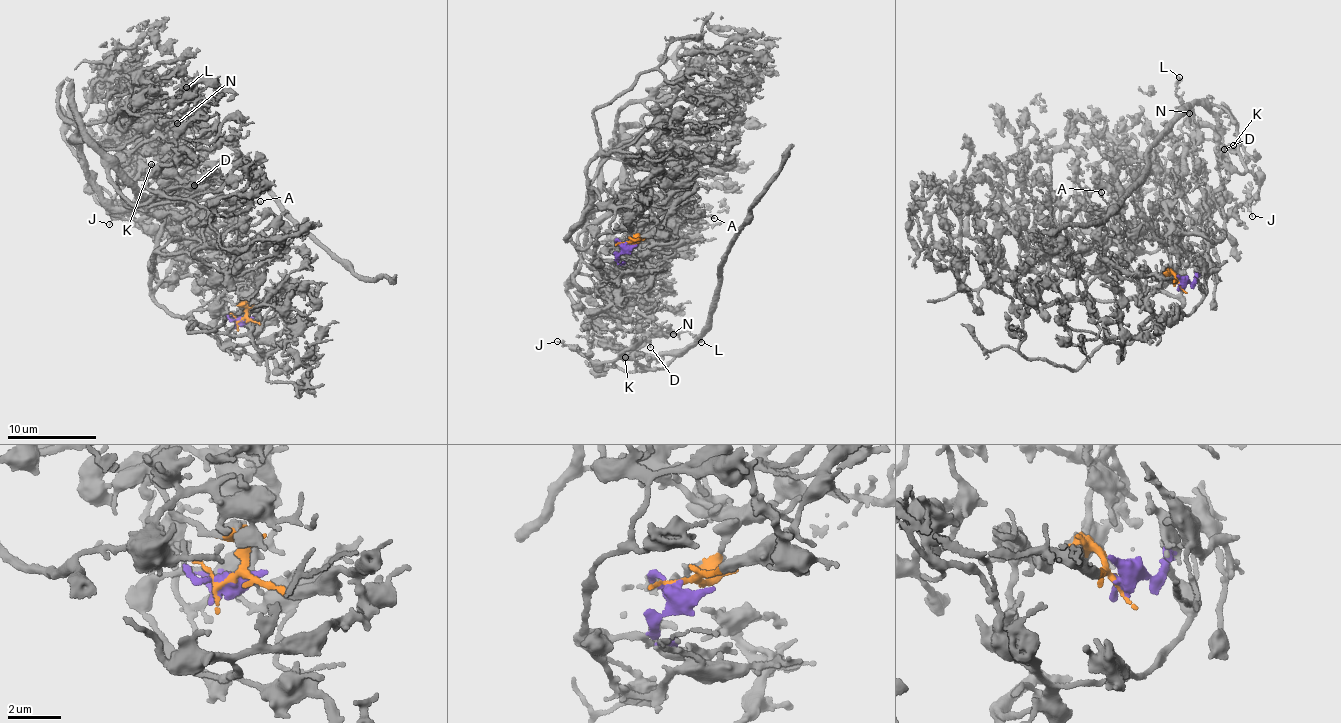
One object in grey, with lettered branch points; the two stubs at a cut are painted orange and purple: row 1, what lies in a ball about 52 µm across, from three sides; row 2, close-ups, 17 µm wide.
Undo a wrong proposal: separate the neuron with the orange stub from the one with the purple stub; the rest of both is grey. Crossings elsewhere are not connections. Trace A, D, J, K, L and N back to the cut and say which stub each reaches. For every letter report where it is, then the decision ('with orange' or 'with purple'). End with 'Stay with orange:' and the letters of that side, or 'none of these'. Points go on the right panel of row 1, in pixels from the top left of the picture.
A: place (1101, 192); with orange
D: place (1224, 149); with orange
J: place (1252, 216); with orange
K: place (1233, 145); with orange
L: place (1179, 77); with orange
N: place (1189, 113); with orange
Stay with orange: A, D, J, K, L, N

